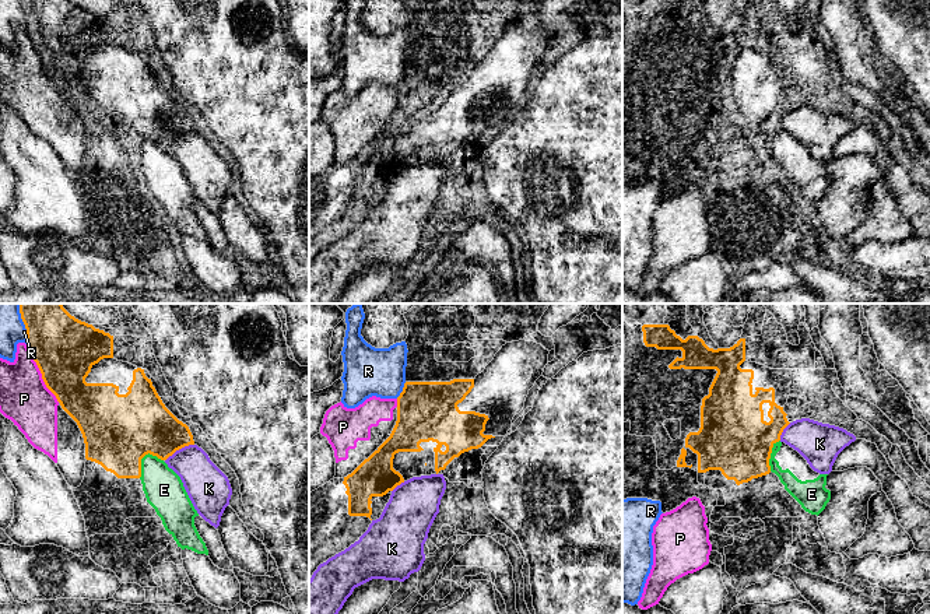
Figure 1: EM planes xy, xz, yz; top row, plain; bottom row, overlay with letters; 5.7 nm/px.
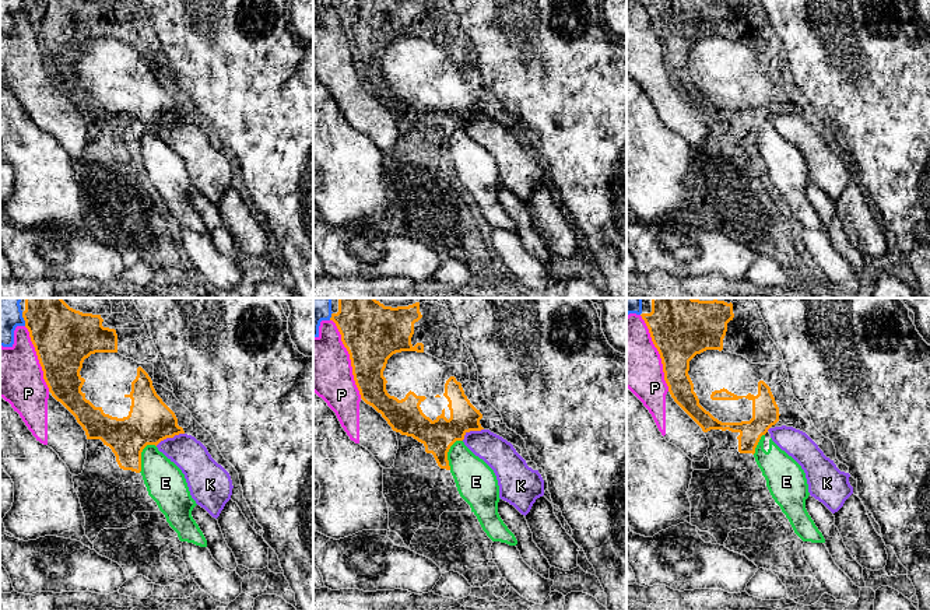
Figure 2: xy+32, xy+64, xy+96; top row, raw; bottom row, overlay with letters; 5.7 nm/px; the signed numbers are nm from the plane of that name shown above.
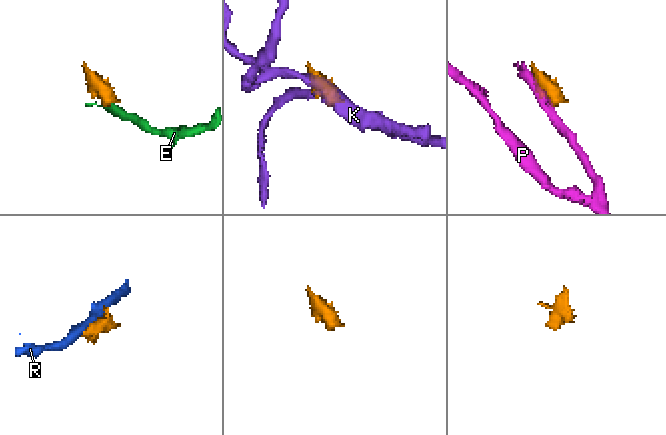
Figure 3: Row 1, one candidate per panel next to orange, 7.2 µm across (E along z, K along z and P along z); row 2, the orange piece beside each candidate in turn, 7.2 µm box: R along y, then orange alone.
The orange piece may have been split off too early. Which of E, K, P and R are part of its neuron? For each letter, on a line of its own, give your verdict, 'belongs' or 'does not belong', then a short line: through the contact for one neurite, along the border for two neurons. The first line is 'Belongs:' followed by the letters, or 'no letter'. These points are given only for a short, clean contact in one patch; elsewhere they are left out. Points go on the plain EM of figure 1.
Belongs: no letter
E: does not belong; line xy (162, 146), (147, 140), (141, 146), (141, 161), (139, 164)
K: does not belong
P: does not belong
R: does not belong

